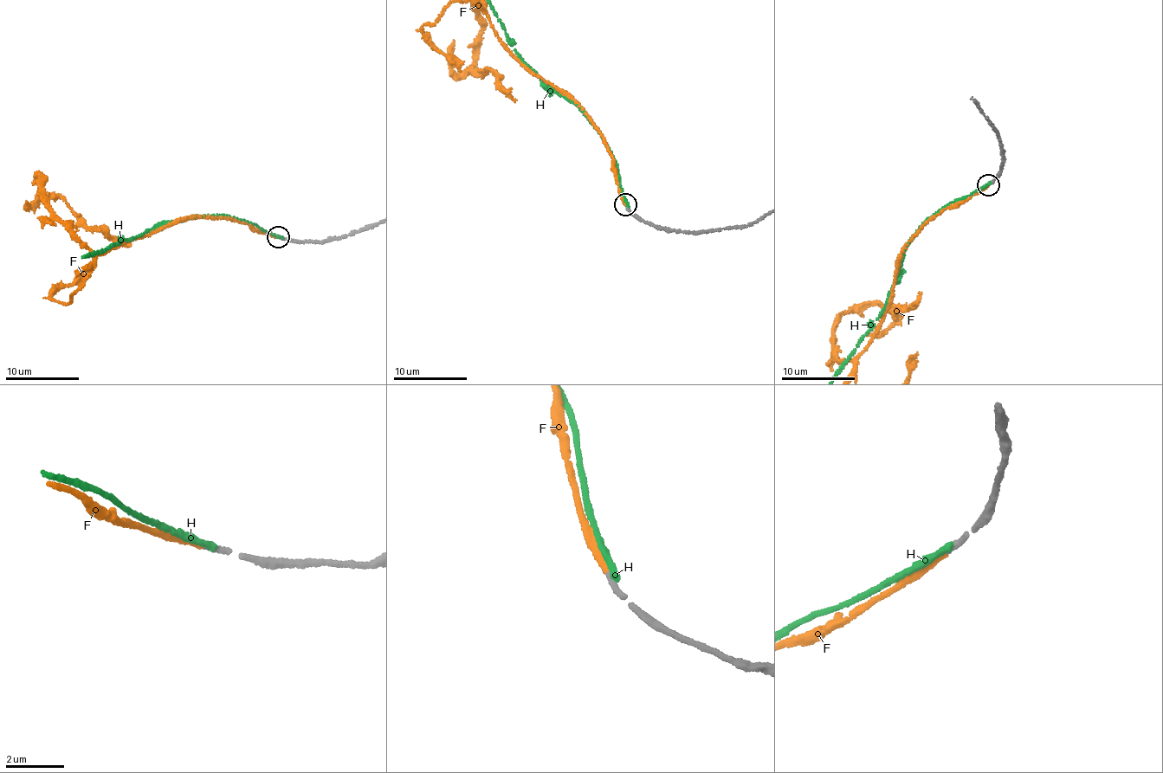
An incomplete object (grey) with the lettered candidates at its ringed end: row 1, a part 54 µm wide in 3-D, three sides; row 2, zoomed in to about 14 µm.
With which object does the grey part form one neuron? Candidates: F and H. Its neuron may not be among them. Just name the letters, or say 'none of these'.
F

